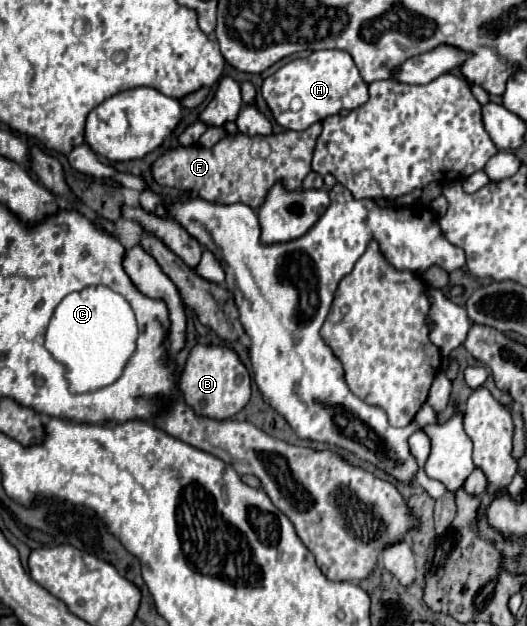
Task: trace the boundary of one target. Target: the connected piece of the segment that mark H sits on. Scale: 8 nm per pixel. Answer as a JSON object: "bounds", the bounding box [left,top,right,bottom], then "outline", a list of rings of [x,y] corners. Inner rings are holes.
{"bounds":[261,49,369,131],"outline":[[[339,49],[313,51],[305,59],[295,59],[283,65],[277,73],[269,75],[263,81],[261,93],[269,109],[273,111],[275,121],[285,129],[295,131],[303,131],[317,121],[337,115],[341,109],[353,111],[369,99],[367,85],[363,83],[351,55]]]}

